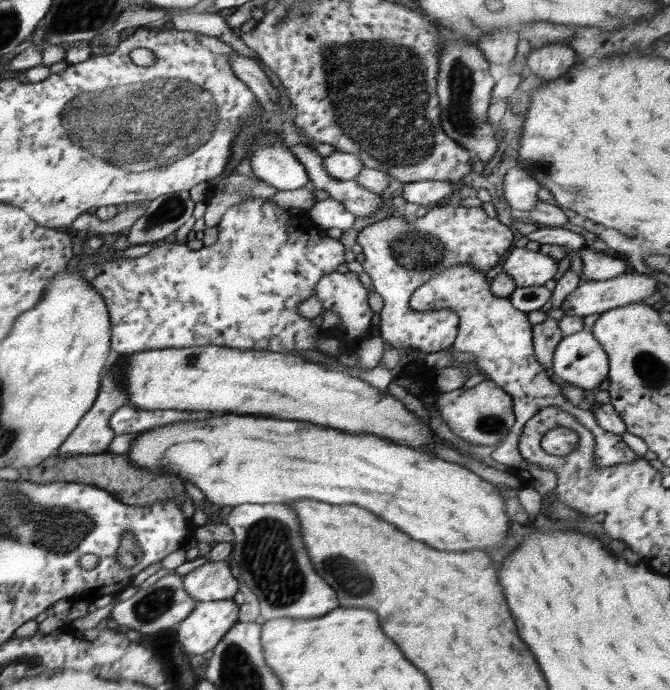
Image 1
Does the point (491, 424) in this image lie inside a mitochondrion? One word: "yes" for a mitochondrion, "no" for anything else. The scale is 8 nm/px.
yes

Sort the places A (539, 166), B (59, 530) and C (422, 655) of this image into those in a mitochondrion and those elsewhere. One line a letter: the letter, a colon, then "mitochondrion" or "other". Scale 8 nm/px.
A: mitochondrion
B: mitochondrion
C: other

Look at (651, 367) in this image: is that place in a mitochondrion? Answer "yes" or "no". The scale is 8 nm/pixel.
yes

